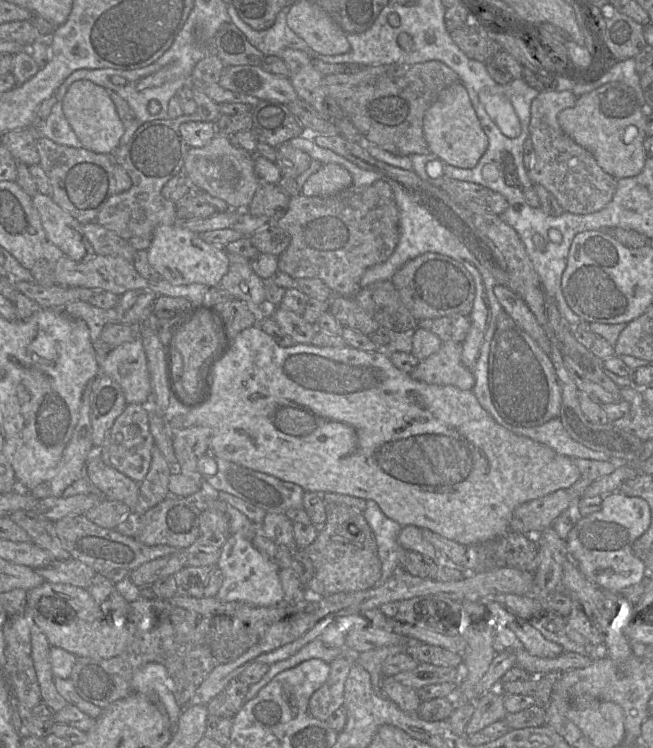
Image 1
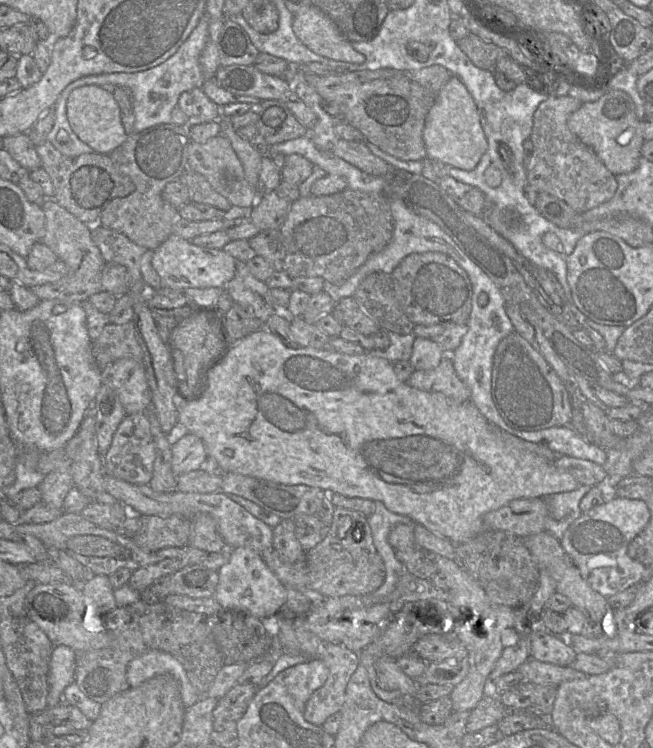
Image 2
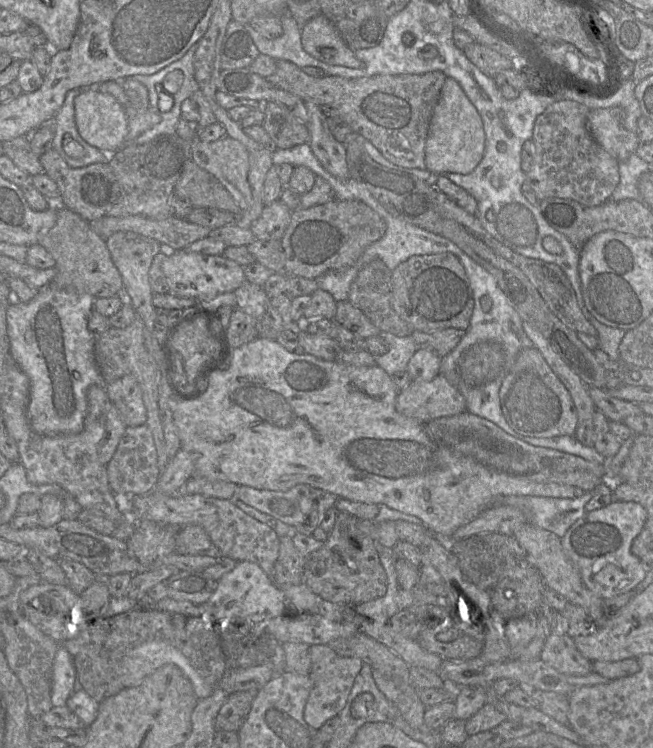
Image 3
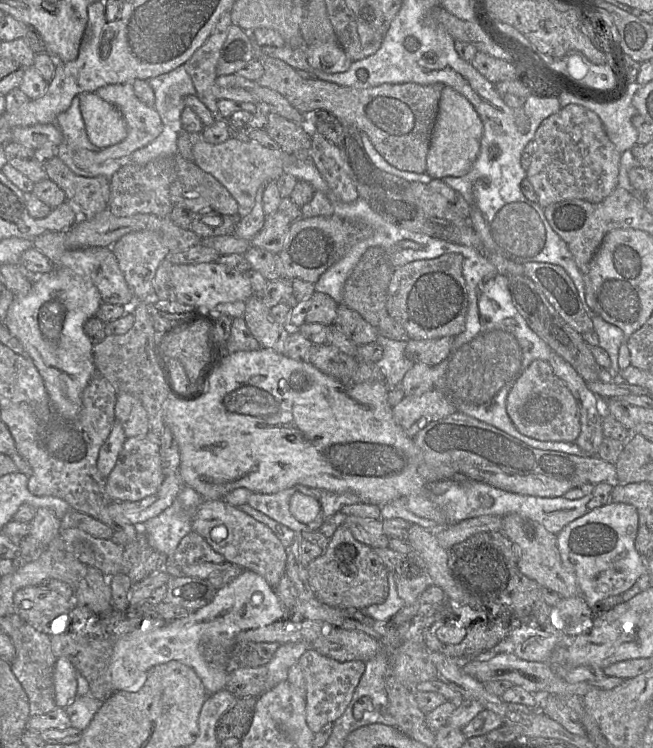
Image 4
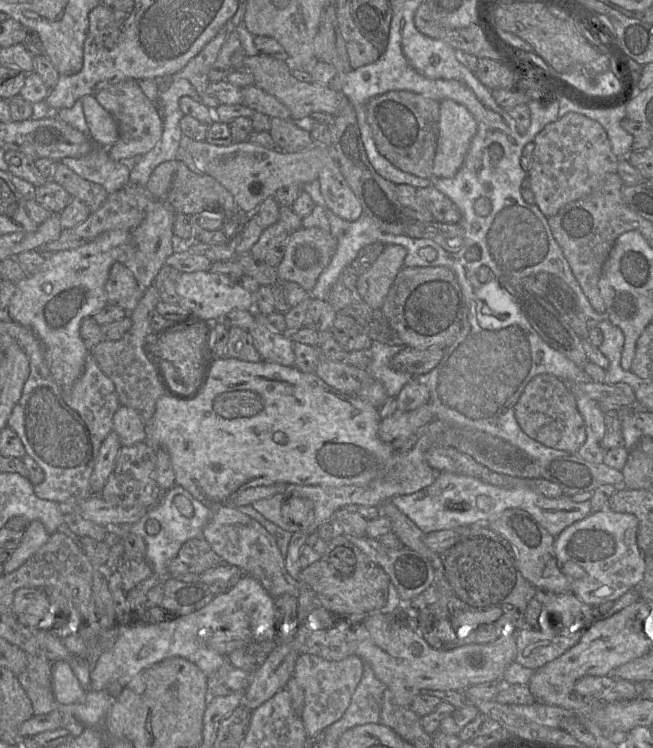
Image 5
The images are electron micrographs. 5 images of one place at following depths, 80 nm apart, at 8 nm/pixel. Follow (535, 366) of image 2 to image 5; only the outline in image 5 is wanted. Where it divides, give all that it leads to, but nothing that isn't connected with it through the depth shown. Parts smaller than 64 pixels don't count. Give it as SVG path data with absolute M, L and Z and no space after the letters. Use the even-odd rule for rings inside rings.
M535 376L525 387L514 411L523 432L544 446L575 454L586 440L585 423L577 408L575 397L569 385L556 376Z

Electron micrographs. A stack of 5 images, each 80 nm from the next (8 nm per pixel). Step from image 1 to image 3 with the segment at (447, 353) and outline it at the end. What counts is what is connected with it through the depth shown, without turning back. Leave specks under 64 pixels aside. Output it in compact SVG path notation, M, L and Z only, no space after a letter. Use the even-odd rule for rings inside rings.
M441 374L430 381L411 381L399 392L396 399L396 410L424 425L437 418L453 416L467 411L462 394Z

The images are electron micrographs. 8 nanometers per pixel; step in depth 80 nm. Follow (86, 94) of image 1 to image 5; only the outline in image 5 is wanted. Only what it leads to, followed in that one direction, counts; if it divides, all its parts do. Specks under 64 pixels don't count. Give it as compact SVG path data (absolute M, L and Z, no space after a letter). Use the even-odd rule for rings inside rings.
M86 95L81 100L90 138L97 146L110 148L119 138L114 117L97 101L95 95Z

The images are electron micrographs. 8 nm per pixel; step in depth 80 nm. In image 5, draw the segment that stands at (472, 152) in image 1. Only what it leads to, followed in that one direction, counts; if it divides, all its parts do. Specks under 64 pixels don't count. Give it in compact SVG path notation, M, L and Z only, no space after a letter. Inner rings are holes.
M451 99L440 102L439 136L433 164L434 178L452 178L456 175L476 132L476 120L465 106Z

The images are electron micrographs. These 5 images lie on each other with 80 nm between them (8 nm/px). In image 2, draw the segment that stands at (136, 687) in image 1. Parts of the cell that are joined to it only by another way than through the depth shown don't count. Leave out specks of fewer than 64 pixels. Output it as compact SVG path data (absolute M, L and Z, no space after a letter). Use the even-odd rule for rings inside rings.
M150 650L133 659L127 667L127 682L136 688L146 680L158 675L169 674L180 685L185 708L197 703L202 695L190 683L182 664L171 654L160 650Z

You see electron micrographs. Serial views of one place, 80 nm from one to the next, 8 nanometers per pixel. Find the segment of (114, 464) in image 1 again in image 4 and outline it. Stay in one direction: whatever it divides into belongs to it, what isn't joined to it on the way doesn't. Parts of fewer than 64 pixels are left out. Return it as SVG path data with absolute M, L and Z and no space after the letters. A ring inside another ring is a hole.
M146 436L126 438L117 461L106 477L105 491L111 502L134 502L151 496L160 487L165 476L158 438Z

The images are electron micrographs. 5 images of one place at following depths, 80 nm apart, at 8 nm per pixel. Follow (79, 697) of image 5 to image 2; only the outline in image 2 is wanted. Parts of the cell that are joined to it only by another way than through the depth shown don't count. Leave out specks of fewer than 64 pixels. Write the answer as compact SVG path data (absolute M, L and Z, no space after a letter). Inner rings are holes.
M54 646L50 657L48 676L48 707L56 706L63 701L64 689L75 680L75 651L66 646Z

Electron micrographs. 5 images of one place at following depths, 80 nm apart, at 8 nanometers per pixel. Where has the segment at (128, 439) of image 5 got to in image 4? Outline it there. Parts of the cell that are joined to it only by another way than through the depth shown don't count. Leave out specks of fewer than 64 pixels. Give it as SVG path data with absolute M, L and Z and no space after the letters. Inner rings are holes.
M117 393L115 421L118 421L126 438L149 434L147 412L141 401L130 393Z

